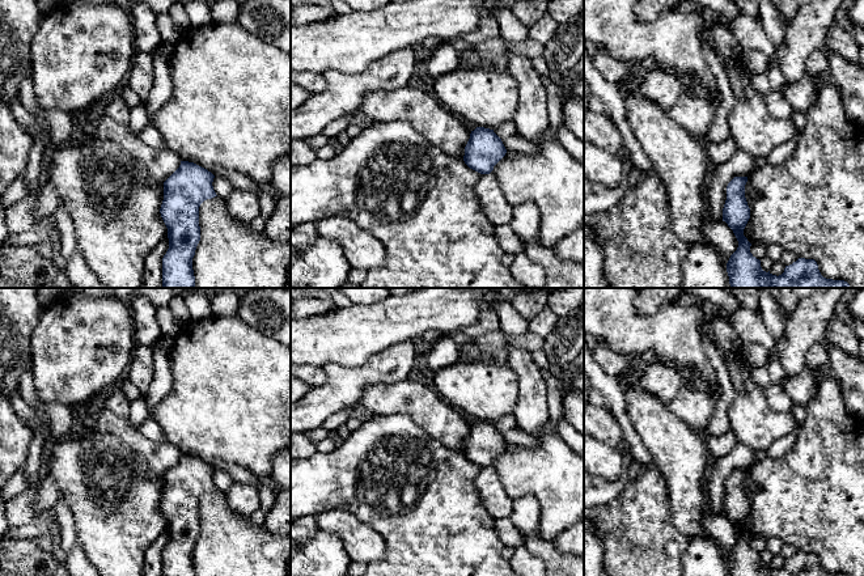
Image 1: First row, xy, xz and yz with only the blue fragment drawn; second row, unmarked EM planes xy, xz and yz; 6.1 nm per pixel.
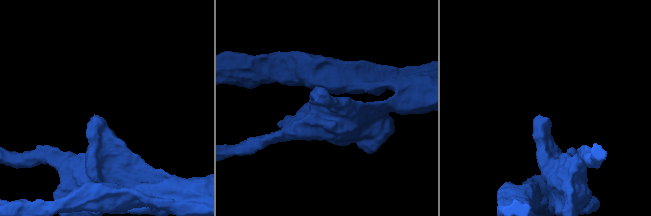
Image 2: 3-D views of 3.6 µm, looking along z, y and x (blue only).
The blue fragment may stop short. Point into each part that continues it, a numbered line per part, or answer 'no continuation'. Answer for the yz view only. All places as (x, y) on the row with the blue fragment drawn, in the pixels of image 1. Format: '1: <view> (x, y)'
no continuation

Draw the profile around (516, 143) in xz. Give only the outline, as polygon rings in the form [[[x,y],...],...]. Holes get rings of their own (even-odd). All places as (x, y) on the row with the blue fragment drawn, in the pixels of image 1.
[[[518,134],[501,139],[501,141],[508,152],[534,153],[538,149],[538,144],[535,141],[530,141]]]

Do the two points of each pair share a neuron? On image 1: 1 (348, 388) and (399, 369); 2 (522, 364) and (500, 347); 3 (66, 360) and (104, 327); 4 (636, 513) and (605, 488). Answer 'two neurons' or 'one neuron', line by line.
1: one neuron
2: two neurons
3: one neuron
4: two neurons

